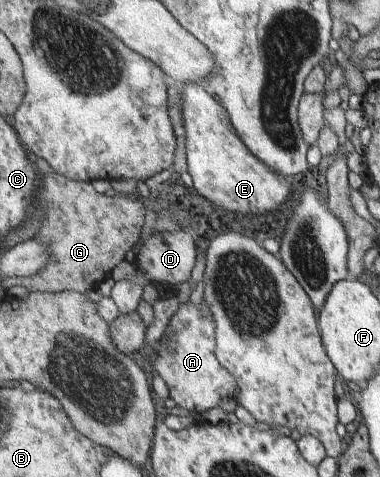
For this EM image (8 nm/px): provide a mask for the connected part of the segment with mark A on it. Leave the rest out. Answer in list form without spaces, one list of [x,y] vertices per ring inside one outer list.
[[[204,299],[198,305],[188,301],[173,315],[168,335],[162,339],[164,345],[152,359],[152,369],[166,382],[170,397],[190,414],[201,416],[214,407],[218,408],[224,397],[237,401],[237,379],[217,356],[216,328],[213,311]]]

